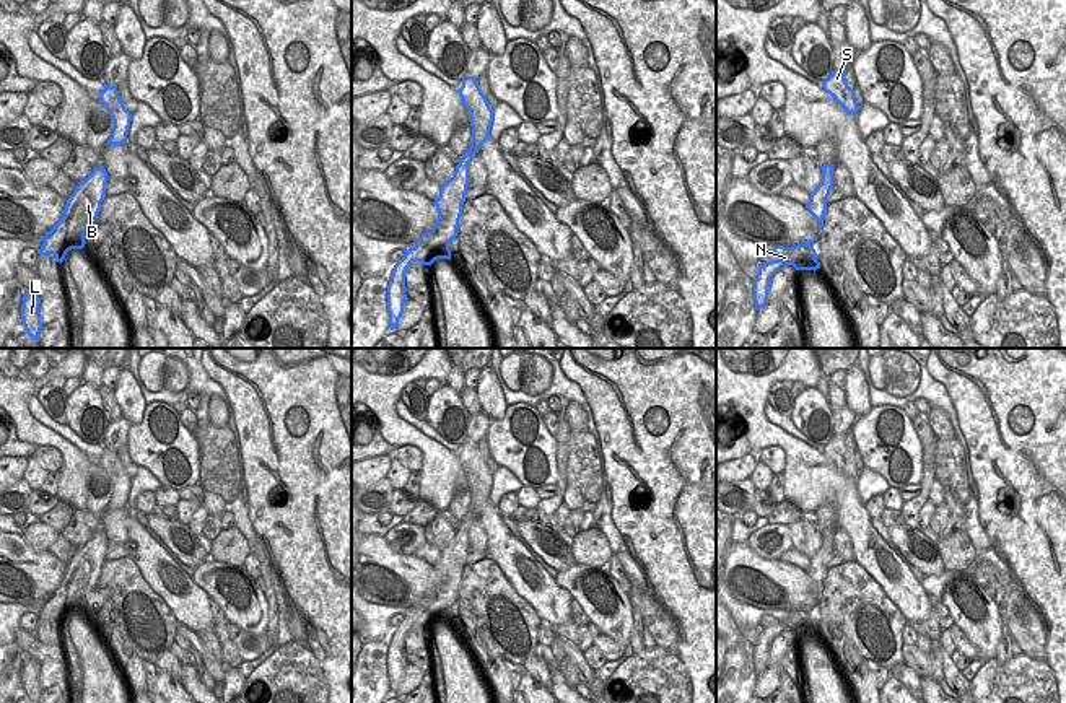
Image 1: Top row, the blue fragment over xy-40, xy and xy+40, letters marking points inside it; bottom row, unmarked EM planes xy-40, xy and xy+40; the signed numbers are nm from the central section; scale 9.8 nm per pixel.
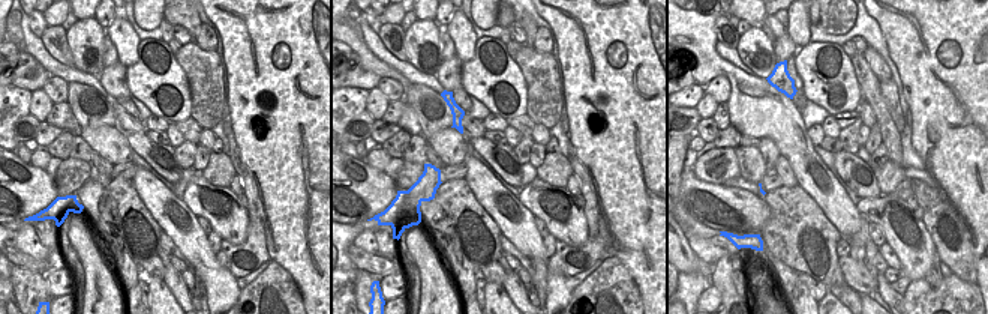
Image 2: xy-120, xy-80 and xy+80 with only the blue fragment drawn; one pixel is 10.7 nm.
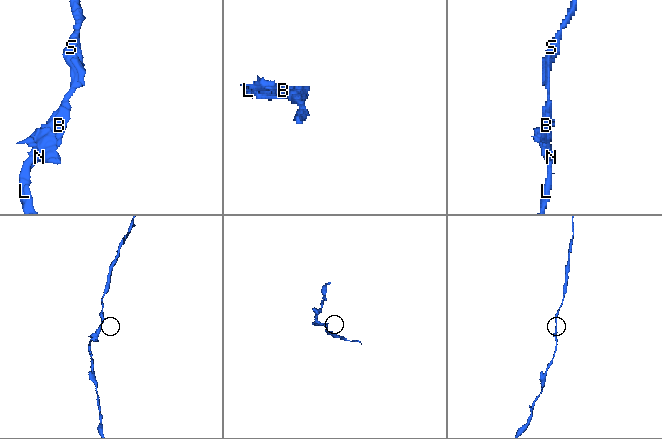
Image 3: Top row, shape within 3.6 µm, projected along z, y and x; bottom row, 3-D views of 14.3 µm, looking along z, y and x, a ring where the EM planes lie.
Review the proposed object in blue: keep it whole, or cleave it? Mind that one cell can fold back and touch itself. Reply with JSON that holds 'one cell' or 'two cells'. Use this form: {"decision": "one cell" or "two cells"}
{"decision": "one cell"}

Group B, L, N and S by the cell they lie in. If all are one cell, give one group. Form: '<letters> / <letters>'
B L N S

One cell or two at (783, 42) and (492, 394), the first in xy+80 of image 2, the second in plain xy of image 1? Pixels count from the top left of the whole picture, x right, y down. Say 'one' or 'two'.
two

